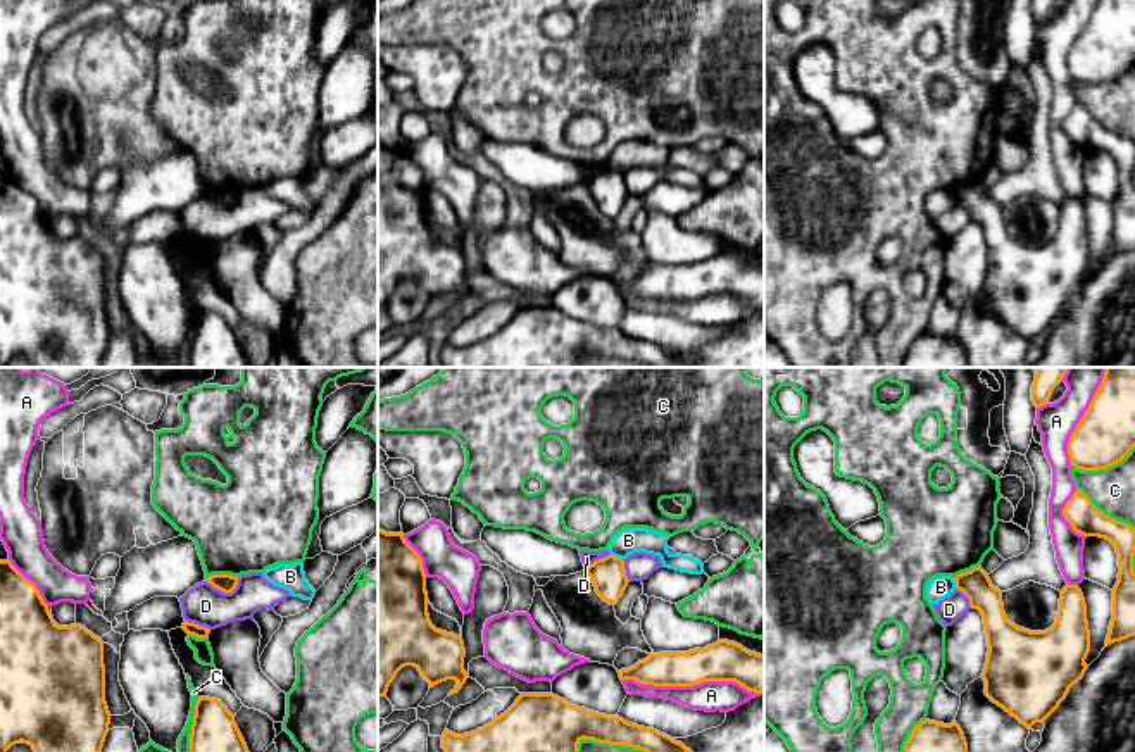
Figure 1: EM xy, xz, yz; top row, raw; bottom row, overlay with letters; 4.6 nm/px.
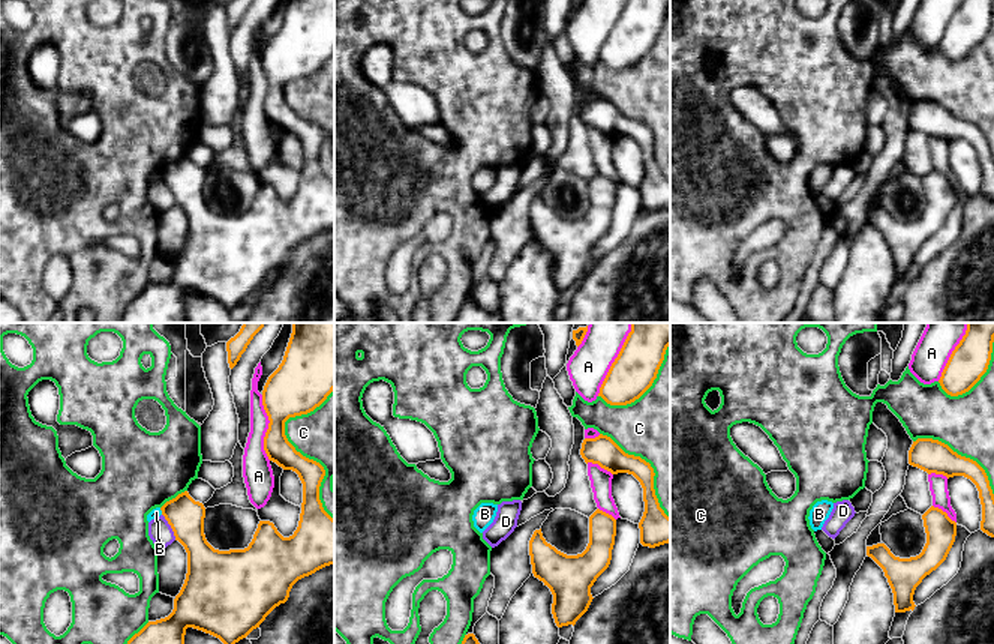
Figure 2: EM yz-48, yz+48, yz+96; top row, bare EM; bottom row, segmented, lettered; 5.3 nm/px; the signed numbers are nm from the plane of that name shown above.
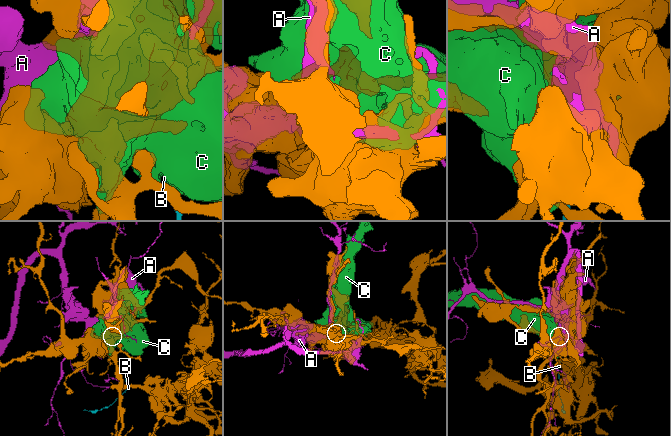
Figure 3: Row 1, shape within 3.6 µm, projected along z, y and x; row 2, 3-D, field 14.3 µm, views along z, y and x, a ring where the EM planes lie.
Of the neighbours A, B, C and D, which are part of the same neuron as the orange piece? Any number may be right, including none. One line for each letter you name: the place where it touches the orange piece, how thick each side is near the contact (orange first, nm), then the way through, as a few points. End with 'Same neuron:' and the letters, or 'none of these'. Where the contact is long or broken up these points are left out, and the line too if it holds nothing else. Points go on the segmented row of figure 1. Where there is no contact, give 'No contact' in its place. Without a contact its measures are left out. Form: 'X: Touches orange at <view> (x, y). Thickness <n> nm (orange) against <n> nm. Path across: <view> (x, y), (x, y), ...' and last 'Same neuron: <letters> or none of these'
Same neuron: none of these

